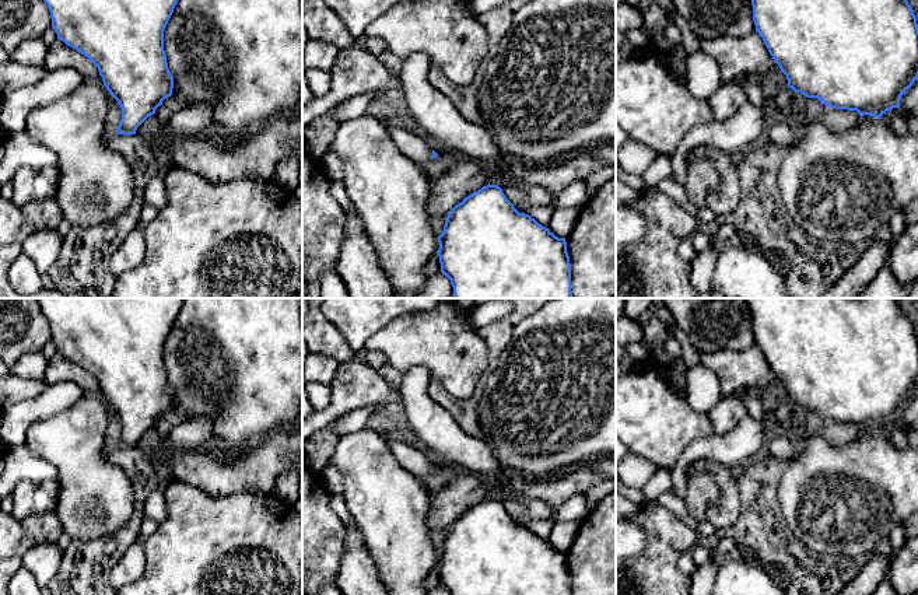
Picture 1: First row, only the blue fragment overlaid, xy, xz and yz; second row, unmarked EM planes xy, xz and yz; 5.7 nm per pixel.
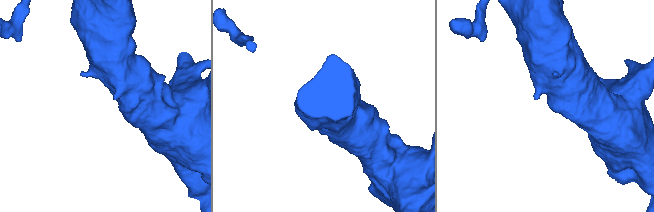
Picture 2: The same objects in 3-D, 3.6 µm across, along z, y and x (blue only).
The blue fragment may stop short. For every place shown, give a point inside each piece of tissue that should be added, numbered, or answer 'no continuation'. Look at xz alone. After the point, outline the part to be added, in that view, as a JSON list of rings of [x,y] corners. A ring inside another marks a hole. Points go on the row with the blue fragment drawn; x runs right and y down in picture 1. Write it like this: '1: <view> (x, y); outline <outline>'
1: xz (414, 147); outline [[[402,126],[389,127],[390,140],[406,157],[423,164],[432,155],[430,140],[421,139]]]

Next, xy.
no continuation

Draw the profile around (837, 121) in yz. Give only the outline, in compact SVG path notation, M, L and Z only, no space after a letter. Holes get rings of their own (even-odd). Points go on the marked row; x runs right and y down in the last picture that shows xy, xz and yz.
M809 98L802 119L809 123L823 123L831 133L841 134L856 126L861 116L856 111L835 109L817 98Z

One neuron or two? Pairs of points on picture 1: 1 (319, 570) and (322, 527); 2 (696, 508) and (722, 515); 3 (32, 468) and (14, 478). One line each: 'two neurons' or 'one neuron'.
1: one neuron
2: two neurons
3: one neuron

